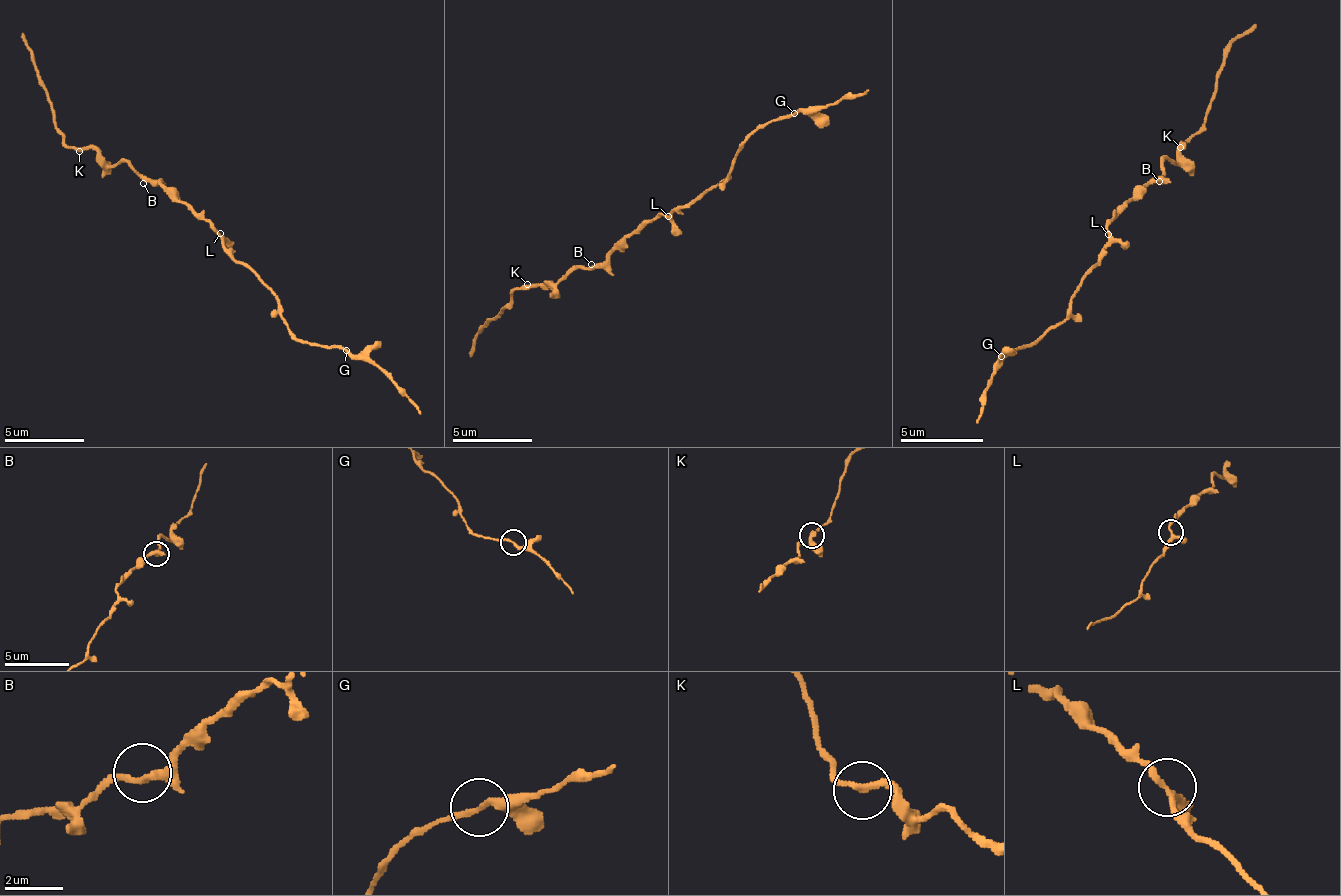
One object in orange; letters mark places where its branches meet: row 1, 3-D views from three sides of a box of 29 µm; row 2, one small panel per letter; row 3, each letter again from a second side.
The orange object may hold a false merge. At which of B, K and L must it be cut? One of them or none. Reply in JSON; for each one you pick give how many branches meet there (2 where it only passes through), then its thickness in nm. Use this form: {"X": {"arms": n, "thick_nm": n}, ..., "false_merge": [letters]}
{"false_merge": []}

